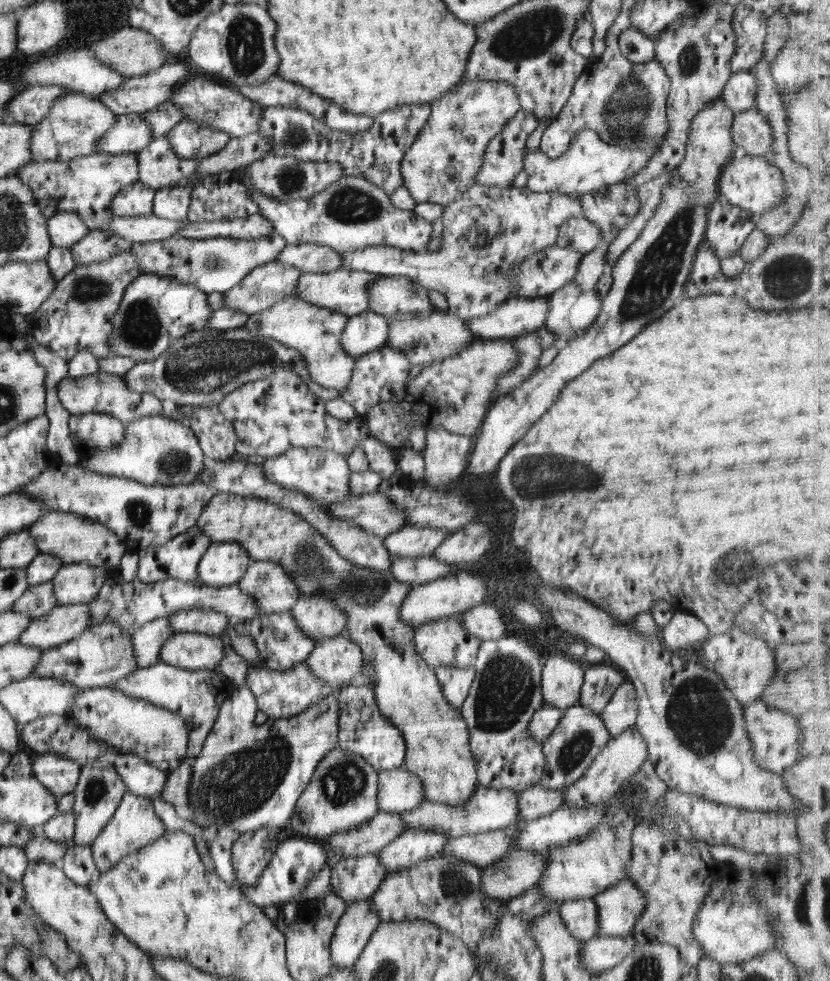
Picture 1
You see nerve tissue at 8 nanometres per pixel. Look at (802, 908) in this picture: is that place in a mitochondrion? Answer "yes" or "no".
yes

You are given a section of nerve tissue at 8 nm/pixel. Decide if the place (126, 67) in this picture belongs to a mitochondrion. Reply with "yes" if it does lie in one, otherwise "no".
no

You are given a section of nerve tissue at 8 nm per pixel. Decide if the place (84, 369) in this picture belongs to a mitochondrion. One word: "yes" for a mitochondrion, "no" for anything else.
no

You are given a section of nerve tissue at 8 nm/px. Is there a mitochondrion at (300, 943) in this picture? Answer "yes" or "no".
no

